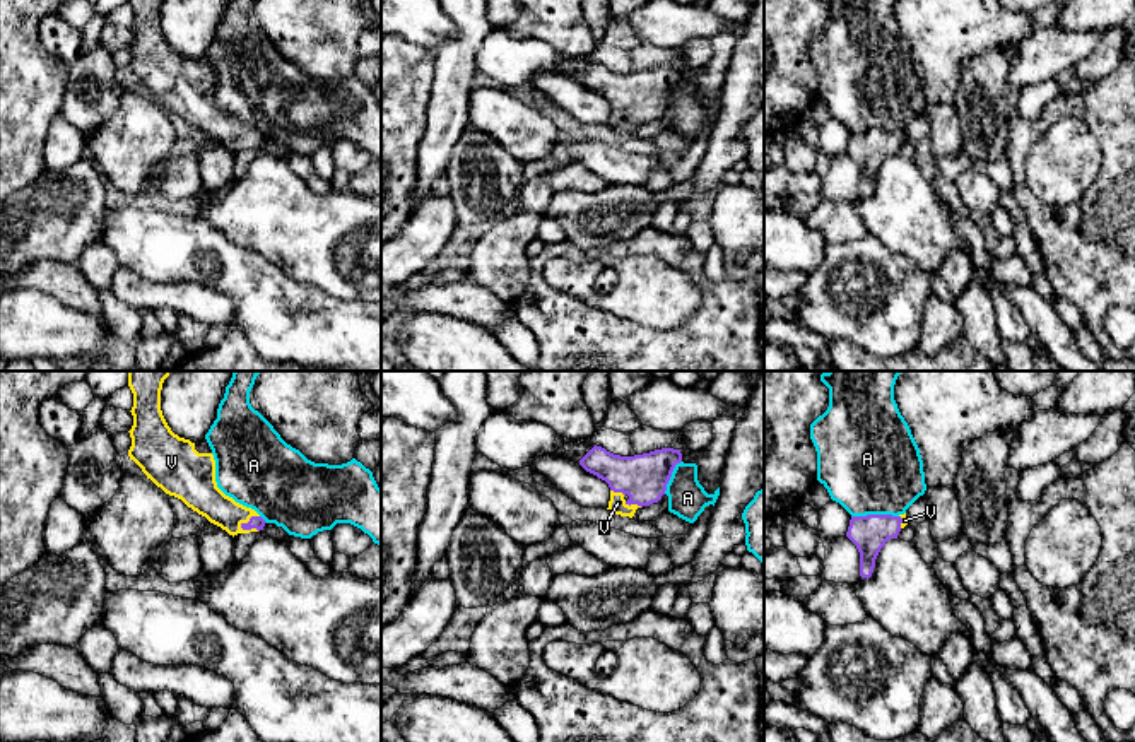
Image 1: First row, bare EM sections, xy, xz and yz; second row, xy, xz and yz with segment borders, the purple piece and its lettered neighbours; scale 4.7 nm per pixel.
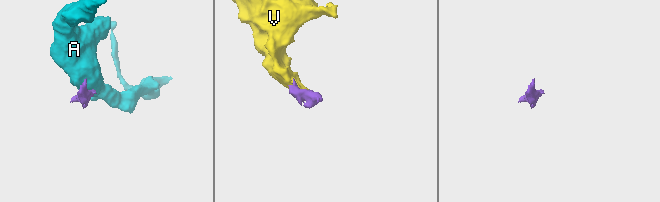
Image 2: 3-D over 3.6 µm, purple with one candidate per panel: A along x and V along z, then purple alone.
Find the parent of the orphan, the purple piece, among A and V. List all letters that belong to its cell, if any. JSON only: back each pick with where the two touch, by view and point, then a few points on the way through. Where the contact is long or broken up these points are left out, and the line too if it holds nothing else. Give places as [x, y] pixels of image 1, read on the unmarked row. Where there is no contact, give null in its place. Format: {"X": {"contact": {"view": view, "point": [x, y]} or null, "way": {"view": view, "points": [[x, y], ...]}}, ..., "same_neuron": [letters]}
{"V": {"contact": {"view": "xy", "point": [250, 137]}, "way": {"view": "xy", "points": [[255, 139], [250, 137], [228, 132], [204, 113]]}}, "same_neuron": ["V"]}

